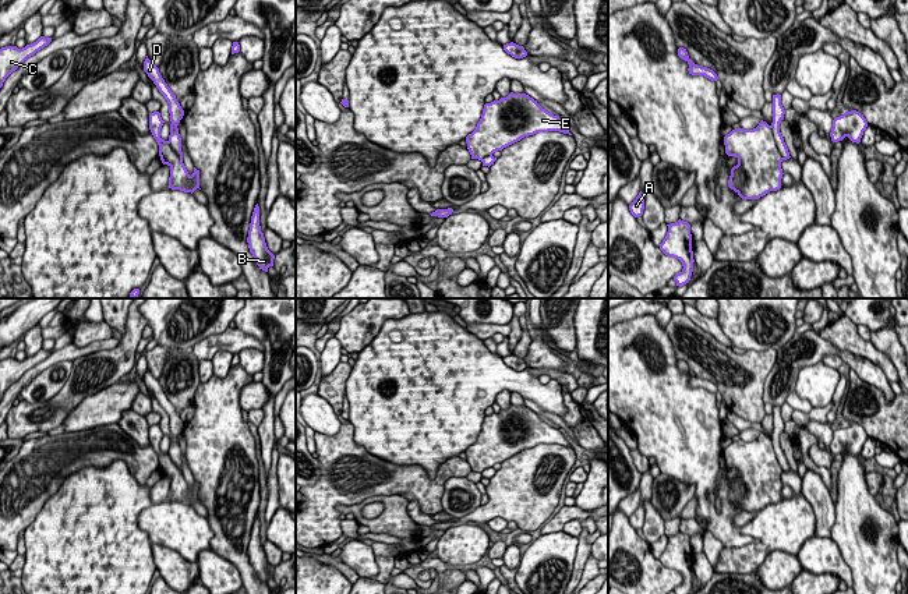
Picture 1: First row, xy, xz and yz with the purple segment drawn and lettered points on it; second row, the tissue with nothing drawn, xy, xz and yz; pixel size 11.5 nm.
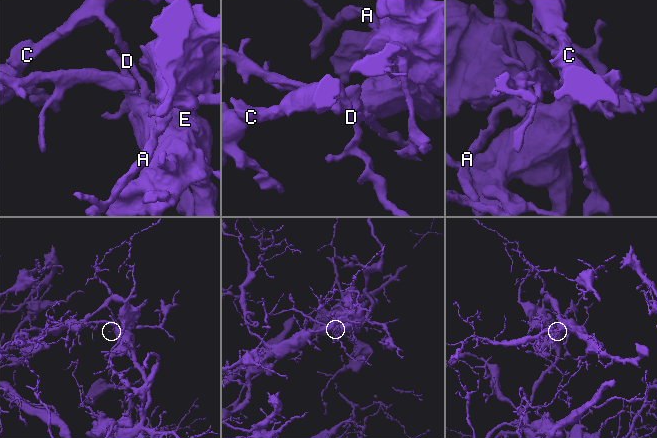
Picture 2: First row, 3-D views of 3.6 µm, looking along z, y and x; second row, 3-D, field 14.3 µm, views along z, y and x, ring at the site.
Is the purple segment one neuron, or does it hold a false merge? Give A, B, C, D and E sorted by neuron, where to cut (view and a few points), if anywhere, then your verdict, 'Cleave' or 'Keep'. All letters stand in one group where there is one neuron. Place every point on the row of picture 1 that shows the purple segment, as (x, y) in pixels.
Groups: A C D / B E. Split along yz (770, 126), (783, 159). Cleave

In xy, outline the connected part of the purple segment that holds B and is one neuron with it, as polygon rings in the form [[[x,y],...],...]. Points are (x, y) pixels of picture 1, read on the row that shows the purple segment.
[[[258,204],[255,205],[251,216],[247,243],[250,252],[255,258],[255,262],[259,266],[259,269],[268,272],[268,268],[273,266],[275,255],[268,250],[264,233],[261,231]]]

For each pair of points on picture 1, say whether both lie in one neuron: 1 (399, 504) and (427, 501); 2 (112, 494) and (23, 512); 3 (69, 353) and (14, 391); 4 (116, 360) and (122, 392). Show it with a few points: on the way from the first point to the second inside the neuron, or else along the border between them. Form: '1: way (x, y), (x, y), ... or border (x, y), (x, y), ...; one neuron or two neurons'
1: border (375, 495), (403, 495), (409, 501); two neurons
2: border (62, 483), (24, 530); two neurons
3: way (55, 357), (28, 377); one neuron
4: border (117, 381), (88, 396); two neurons

